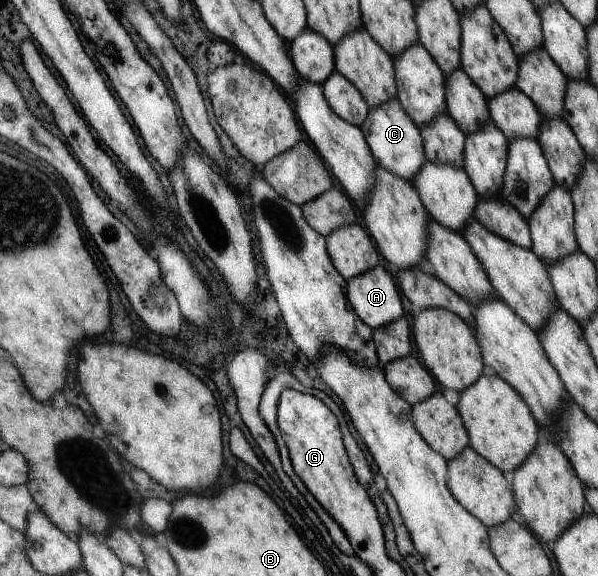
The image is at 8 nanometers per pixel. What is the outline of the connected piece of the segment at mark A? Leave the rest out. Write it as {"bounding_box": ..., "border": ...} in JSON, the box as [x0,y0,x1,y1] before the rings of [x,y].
{"bounding_box":[348,265,402,328],"border":[[[384,265],[348,280],[350,305],[371,328],[388,326],[402,317],[402,298]]]}

